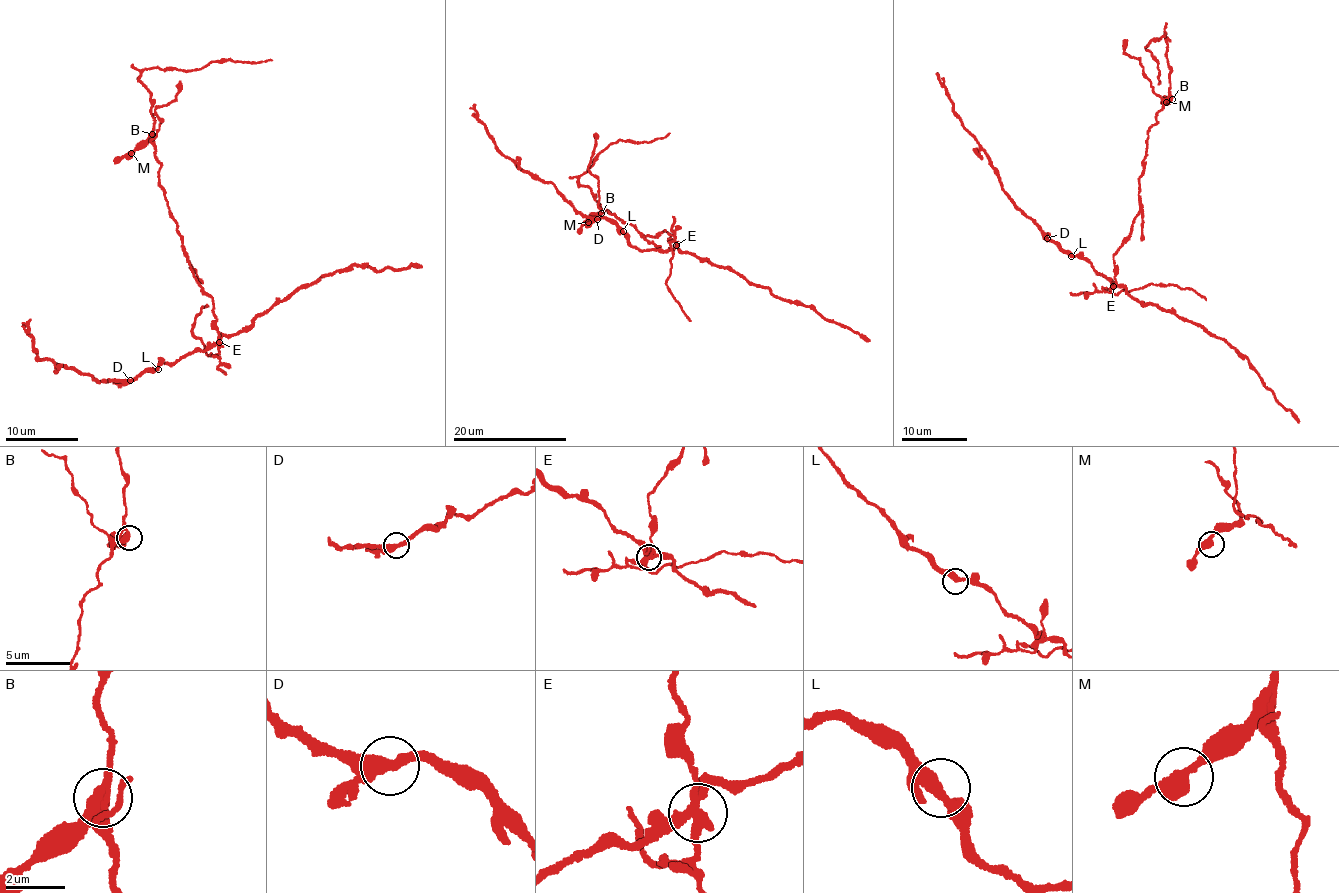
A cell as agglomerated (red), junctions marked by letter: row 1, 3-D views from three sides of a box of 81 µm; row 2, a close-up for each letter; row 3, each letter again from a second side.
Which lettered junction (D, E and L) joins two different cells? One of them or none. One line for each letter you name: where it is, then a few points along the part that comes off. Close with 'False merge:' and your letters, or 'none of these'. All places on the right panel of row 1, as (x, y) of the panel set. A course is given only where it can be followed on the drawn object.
E: at (1113, 286); foreign part runs (1114, 287), (1113, 256), (1139, 210), (1148, 130), (1169, 94), (1164, 34), (1146, 47), (1158, 64), (1158, 84)
False merge: E

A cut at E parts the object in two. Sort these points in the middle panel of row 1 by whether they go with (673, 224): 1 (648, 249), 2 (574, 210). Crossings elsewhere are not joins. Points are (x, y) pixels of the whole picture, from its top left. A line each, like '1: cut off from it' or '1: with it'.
1: cut off from it
2: cut off from it

